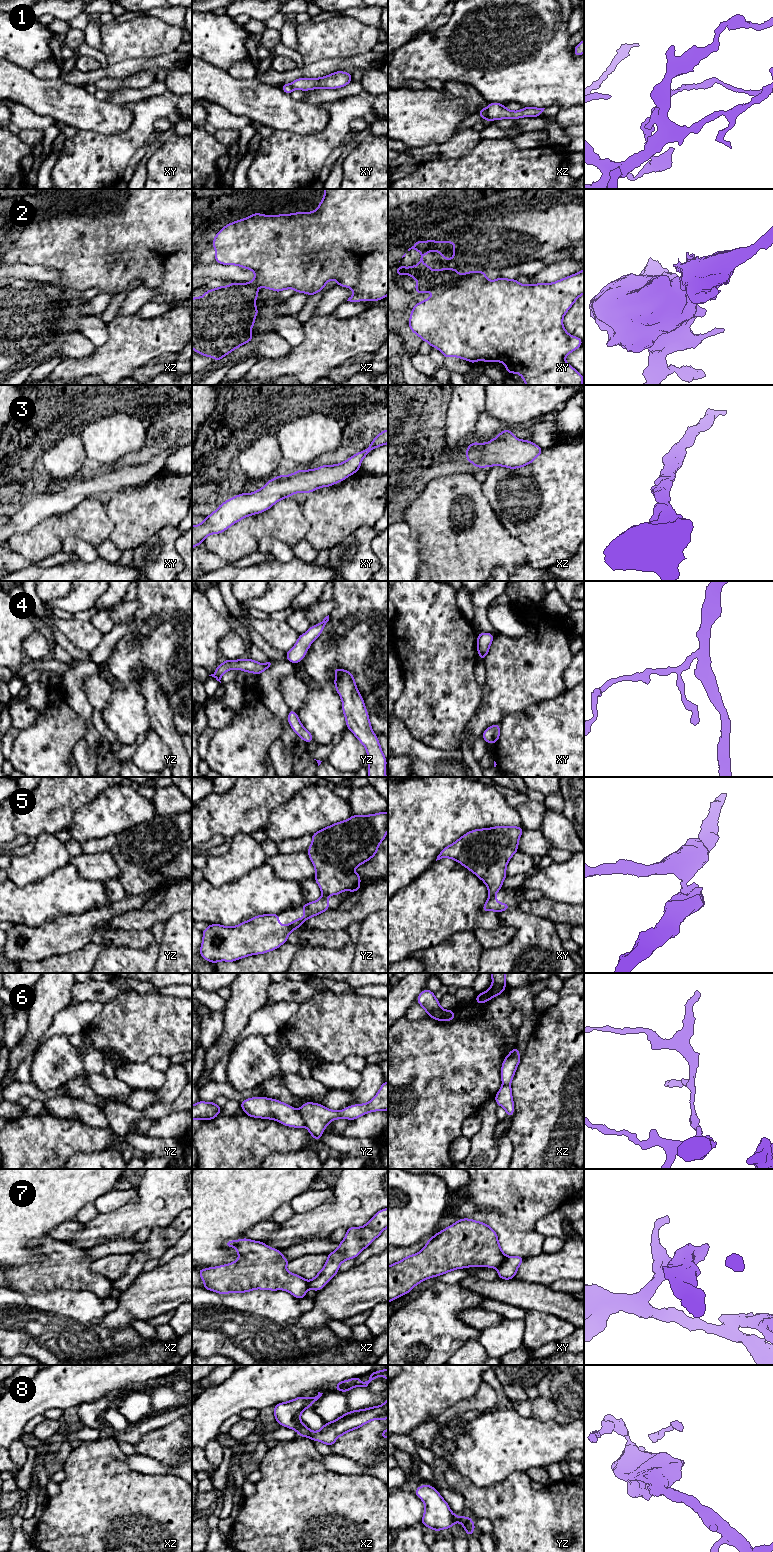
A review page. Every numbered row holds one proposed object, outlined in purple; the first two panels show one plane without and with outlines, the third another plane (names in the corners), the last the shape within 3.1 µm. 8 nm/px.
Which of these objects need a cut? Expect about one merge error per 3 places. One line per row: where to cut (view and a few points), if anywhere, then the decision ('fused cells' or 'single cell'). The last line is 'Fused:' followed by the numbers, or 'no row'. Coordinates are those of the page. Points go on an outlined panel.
1: xz (486, 108), (487, 120) | fused cells
2: xy (460, 276), (451, 283), (433, 291) | fused cells
3: no cut | single cell
4: no cut | single cell
5: xy (495, 893), (489, 897) | fused cells
6: yz (298, 1110), (305, 1125) | fused cells
7: no cut | single cell
8: no cut | single cell
Fused: 1, 2, 5, 6

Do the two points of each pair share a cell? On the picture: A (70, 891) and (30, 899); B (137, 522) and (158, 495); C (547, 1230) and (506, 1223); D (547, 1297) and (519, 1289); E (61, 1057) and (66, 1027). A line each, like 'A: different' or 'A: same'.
A: same
B: same
C: different
D: same
E: different

